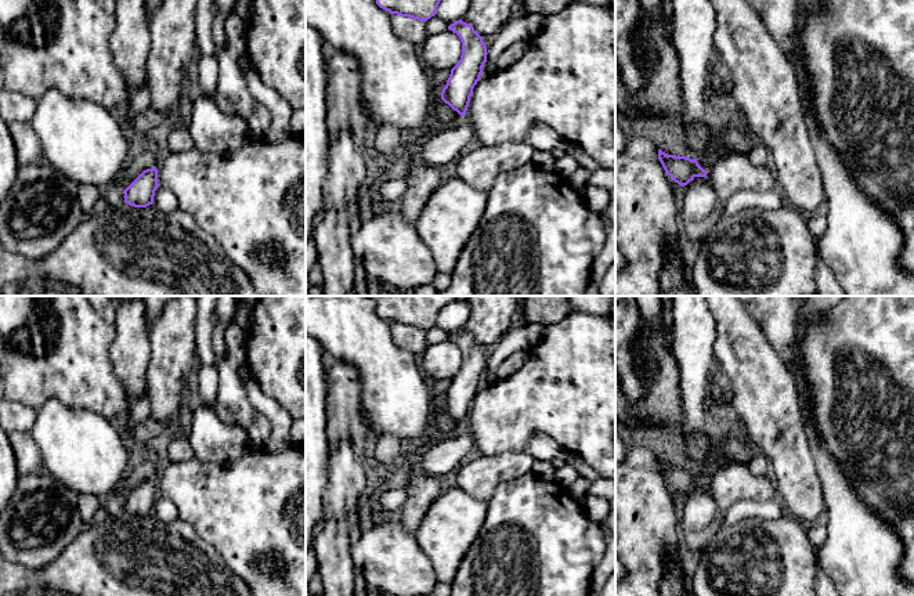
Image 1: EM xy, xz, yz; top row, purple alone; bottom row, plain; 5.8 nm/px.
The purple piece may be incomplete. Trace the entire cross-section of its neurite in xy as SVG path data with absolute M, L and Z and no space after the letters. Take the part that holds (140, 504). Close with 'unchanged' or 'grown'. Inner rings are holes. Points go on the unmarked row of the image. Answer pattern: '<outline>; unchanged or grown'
M147 478L123 501L124 513L134 517L147 517L153 513L158 496L158 478Z; unchanged

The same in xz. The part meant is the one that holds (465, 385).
M462 329L451 333L449 340L456 343L462 351L462 365L451 379L451 384L441 401L441 409L459 425L465 426L473 398L480 390L483 376L487 372L487 357L483 347L474 340L473 335Z; unchanged

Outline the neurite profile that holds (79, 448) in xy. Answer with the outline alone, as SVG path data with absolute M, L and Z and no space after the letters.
M57 398L47 400L37 411L36 423L30 434L40 449L43 470L76 494L106 498L123 478L127 465L134 462L129 440L113 429L109 419L86 408L69 408Z

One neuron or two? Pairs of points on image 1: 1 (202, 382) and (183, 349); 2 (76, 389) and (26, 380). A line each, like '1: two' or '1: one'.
1: two
2: one

